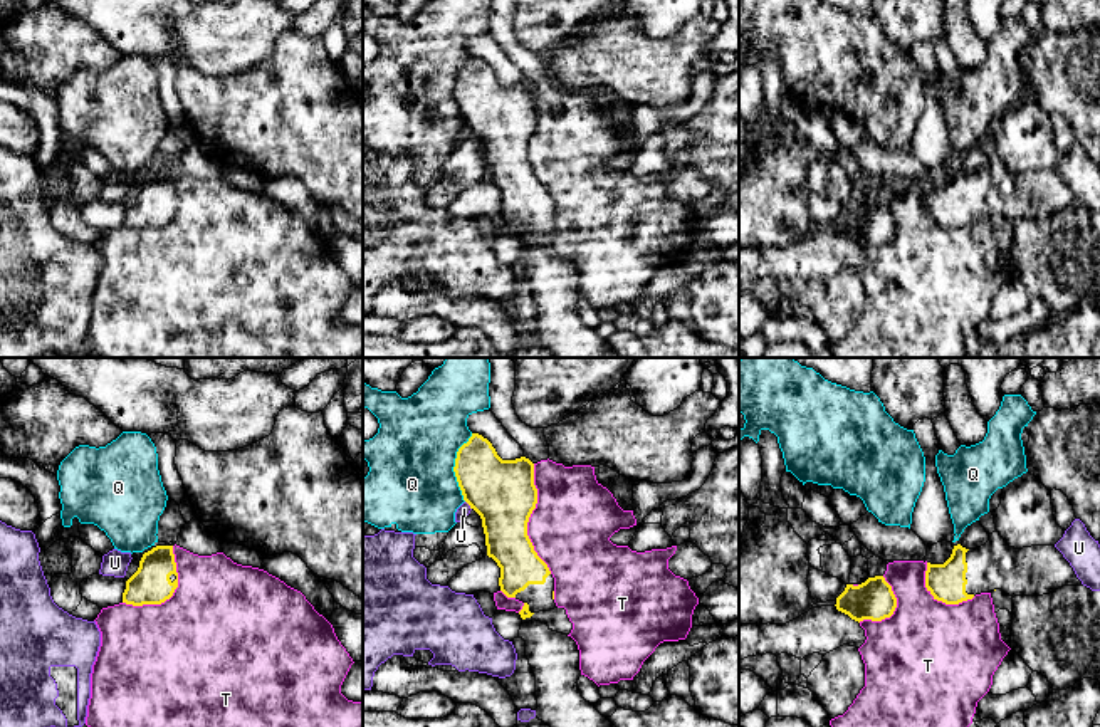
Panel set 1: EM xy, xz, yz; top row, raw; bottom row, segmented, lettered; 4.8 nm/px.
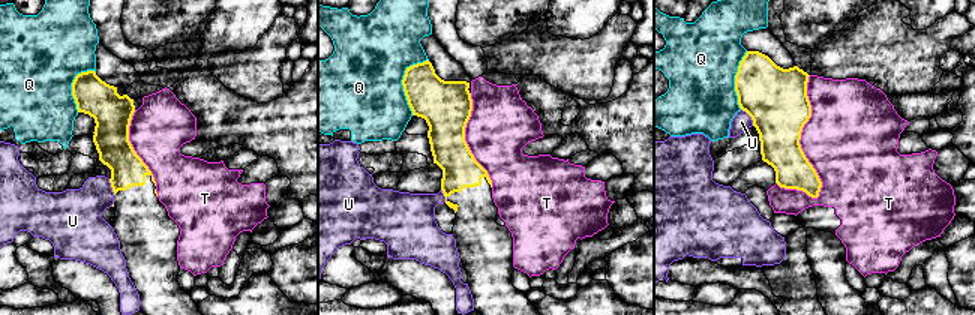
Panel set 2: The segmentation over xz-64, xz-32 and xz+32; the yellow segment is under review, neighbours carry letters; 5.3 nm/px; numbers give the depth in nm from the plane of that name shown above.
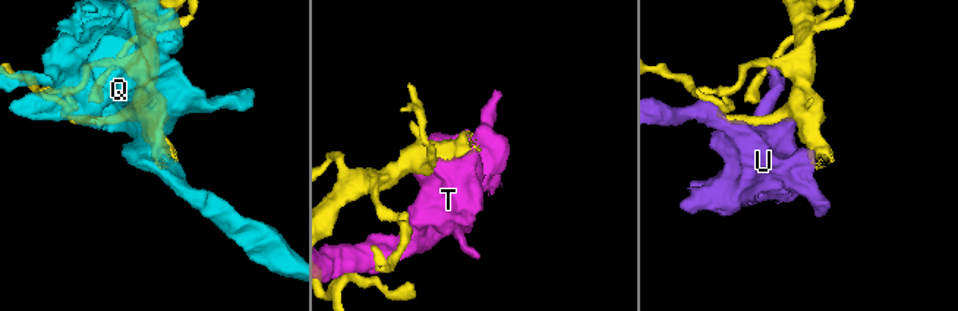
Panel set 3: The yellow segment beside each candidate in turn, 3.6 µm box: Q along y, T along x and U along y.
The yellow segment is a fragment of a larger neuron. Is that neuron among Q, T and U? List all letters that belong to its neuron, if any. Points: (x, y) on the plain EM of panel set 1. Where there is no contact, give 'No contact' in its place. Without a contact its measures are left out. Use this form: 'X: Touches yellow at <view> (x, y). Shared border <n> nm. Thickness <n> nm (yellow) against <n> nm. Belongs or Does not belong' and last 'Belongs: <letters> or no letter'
Q: Touches yellow at xz (454, 91). Shared border 340 nm. Thickness 300 nm (yellow) against 420 nm. Does not belong
T: Touches yellow at xz (528, 143). Shared border 550 nm. Thickness 320 nm (yellow) against 380 nm. Does not belong
U: Touches yellow at xz (469, 128). Shared border 50 nm. Thickness 320 nm (yellow) against 60 nm. Does not belong
Belongs: no letter

